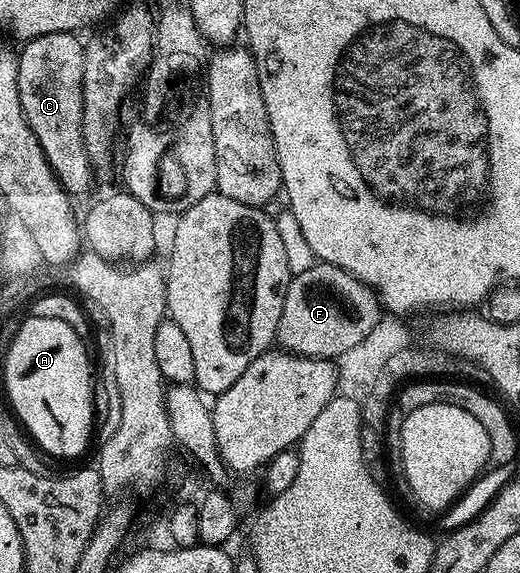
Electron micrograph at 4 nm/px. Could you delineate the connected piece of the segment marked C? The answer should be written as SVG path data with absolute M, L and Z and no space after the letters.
M53 32L25 42L18 55L17 87L27 123L36 135L51 168L63 188L73 196L89 191L94 168L83 139L83 55L85 46L77 34Z

